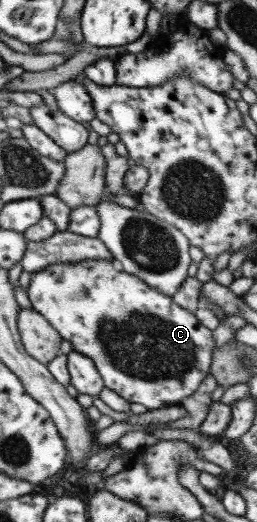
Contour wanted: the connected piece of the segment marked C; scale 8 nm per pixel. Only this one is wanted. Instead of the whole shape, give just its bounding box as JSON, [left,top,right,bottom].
[27,259,214,410]

